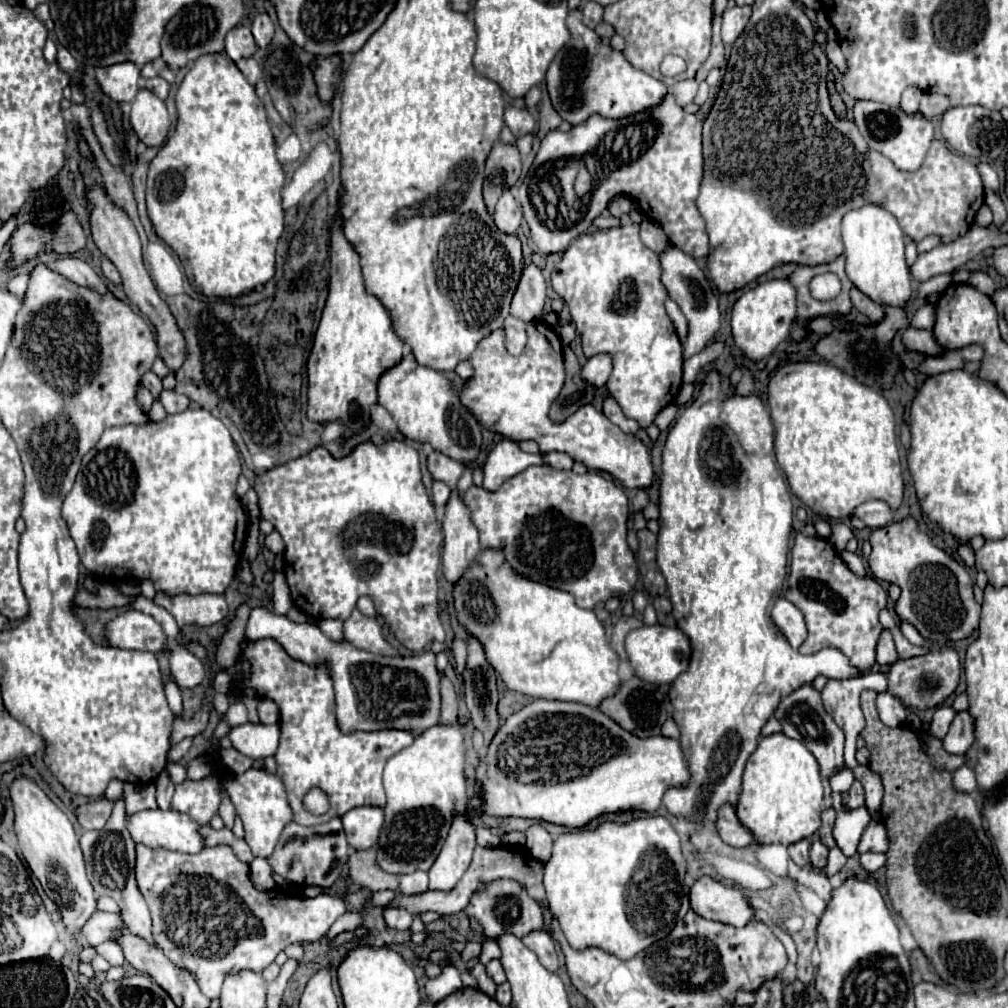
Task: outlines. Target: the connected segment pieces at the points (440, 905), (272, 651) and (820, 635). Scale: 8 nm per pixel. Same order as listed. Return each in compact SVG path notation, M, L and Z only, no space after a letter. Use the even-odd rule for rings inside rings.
M477 846L475 848L475 854L473 854L473 862L469 866L469 870L463 874L463 878L459 880L459 884L449 892L449 894L427 894L427 892L421 892L421 894L401 894L401 892L395 892L395 896L391 898L391 902L385 906L393 906L393 908L403 908L411 914L423 914L423 912L439 912L439 914L457 914L461 912L471 896L483 888L483 884L487 882L493 882L497 878L511 878L511 880L517 880L521 882L525 888L527 888L527 894L531 898L535 898L537 902L545 902L545 890L543 890L543 864L539 860L535 860L527 850L523 848L511 848L511 846L503 846L503 848L481 848Z
M271 638L243 642L241 656L251 662L251 676L247 684L253 686L261 698L275 700L281 710L281 742L275 758L279 764L277 776L283 780L293 808L293 820L301 826L315 826L335 816L343 816L357 806L383 806L385 792L381 774L385 760L407 748L413 742L413 734L403 730L341 732L335 720L335 696L329 672L323 666L313 668L293 660L283 646ZM313 786L319 786L329 794L331 808L323 816L305 812L301 804L305 792Z
M797 534L791 548L791 572L785 598L795 604L807 624L807 640L801 644L801 654L815 654L821 648L839 648L851 662L867 672L877 666L875 646L883 632L879 612L887 606L887 592L873 576L853 574L827 538L809 538Z

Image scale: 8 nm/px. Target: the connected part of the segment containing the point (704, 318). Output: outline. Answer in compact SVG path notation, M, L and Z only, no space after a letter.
M669 246L663 254L661 254L661 266L663 266L663 276L661 282L665 284L669 296L679 304L679 308L683 310L687 322L689 322L689 336L683 342L683 358L689 358L697 352L701 352L709 340L713 340L713 336L719 332L721 326L721 318L719 318L719 308L717 308L717 298L711 290L709 280L705 278L703 270L695 264L695 260L681 252L675 246Z

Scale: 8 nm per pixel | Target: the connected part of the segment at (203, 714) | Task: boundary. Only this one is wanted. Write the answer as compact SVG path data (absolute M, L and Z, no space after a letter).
M207 704L203 710L199 710L199 712L193 716L193 720L183 720L183 722L177 720L177 722L173 724L171 744L175 746L175 744L179 744L183 738L187 738L187 736L197 736L197 734L201 734L203 728L205 728L205 724L207 724L207 718L209 718L209 708L211 708L211 704Z

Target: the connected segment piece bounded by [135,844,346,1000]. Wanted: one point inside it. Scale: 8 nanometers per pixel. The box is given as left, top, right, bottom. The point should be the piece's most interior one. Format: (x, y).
(209, 919)

